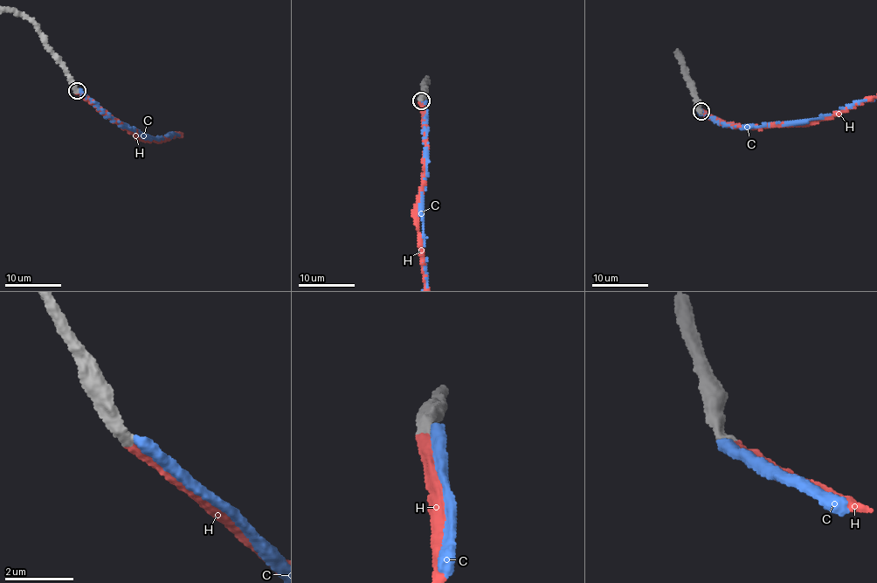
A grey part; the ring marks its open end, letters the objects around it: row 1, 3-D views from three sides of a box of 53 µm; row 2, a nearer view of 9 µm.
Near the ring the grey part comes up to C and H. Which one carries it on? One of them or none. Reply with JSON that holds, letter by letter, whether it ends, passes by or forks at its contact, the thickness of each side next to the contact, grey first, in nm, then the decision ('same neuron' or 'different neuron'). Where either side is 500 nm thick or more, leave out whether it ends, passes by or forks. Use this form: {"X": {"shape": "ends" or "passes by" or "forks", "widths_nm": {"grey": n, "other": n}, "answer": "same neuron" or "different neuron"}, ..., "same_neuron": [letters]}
{"C": {"shape": "ends", "widths_nm": {"grey": 320, "other": 360}, "answer": "different neuron"}, "H": {"shape": "ends", "widths_nm": {"grey": 320, "other": 320}, "answer": "same neuron"}, "same_neuron": ["H"]}

